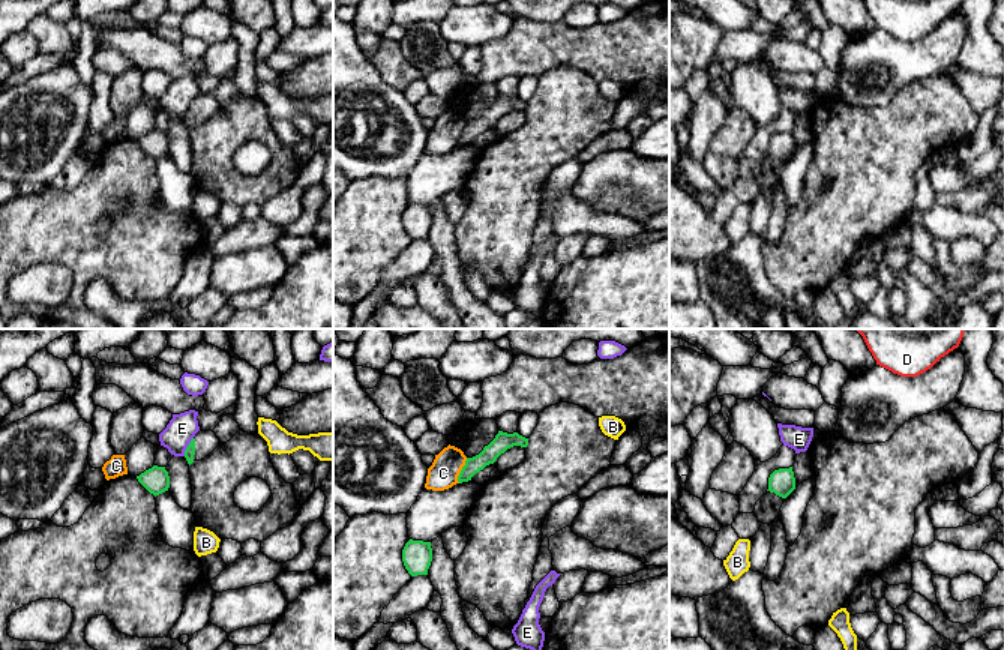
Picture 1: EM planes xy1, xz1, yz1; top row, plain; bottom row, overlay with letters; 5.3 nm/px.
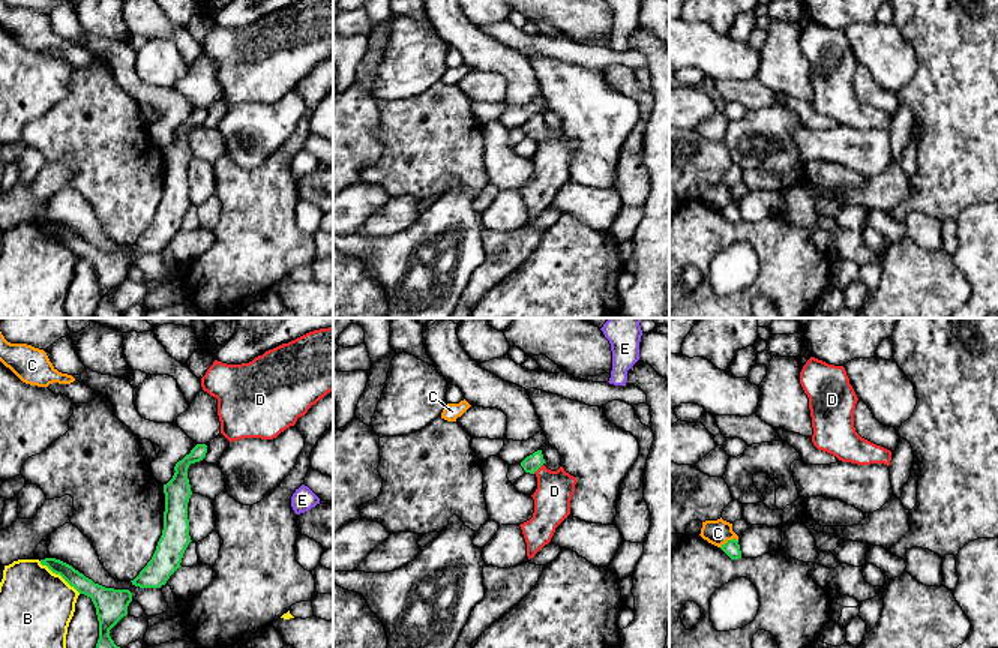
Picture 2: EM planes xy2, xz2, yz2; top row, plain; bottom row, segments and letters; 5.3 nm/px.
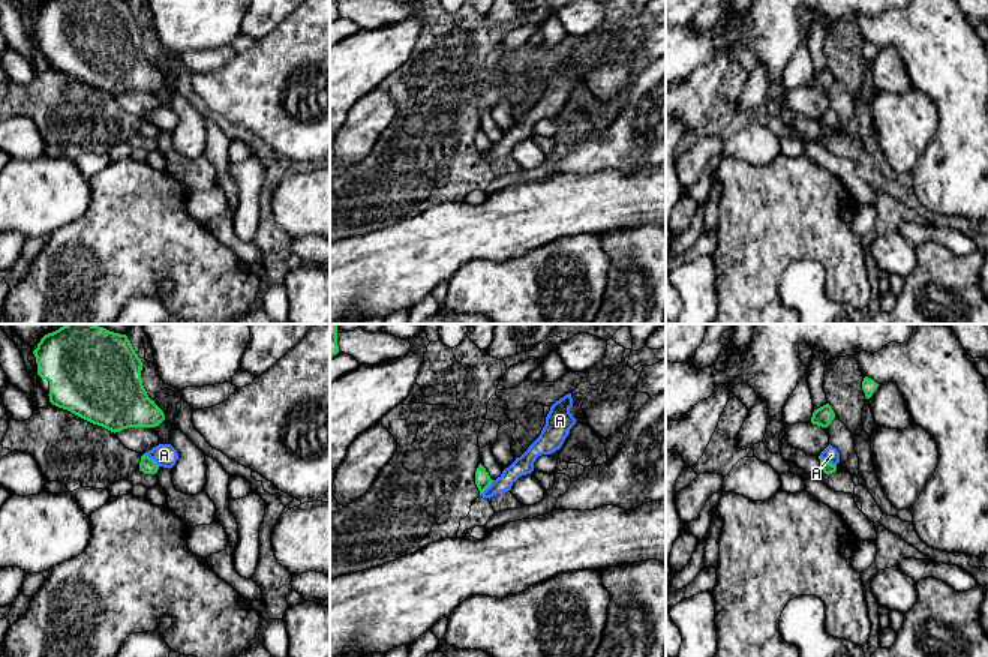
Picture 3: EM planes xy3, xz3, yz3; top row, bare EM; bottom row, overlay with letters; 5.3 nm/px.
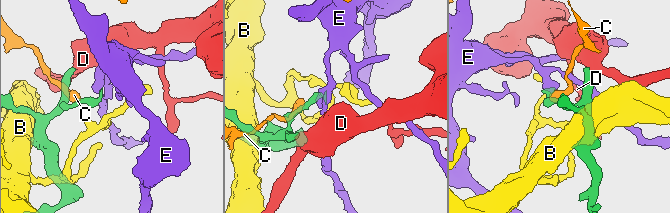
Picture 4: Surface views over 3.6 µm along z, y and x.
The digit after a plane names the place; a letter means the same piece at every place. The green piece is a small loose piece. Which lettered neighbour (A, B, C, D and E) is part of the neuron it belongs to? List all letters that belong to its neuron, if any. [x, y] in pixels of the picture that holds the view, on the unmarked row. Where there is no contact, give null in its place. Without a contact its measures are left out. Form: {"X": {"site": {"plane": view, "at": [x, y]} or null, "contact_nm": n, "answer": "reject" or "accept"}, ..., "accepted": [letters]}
{"A": {"site": {"plane": "yz3", "at": [828, 126]}, "contact_nm": 110, "answer": "reject"}, "B": {"site": {"plane": "xy2", "at": [60, 239]}, "contact_nm": 280, "answer": "reject"}, "C": {"site": {"plane": "xz1", "at": [461, 134]}, "contact_nm": 140, "answer": "reject"}, "D": {"site": {"plane": "xz2", "at": [538, 132]}, "contact_nm": 80, "answer": "accept"}, "E": {"site": {"plane": "xy1", "at": [188, 110]}, "contact_nm": 120, "answer": "reject"}, "accepted": ["D"]}

